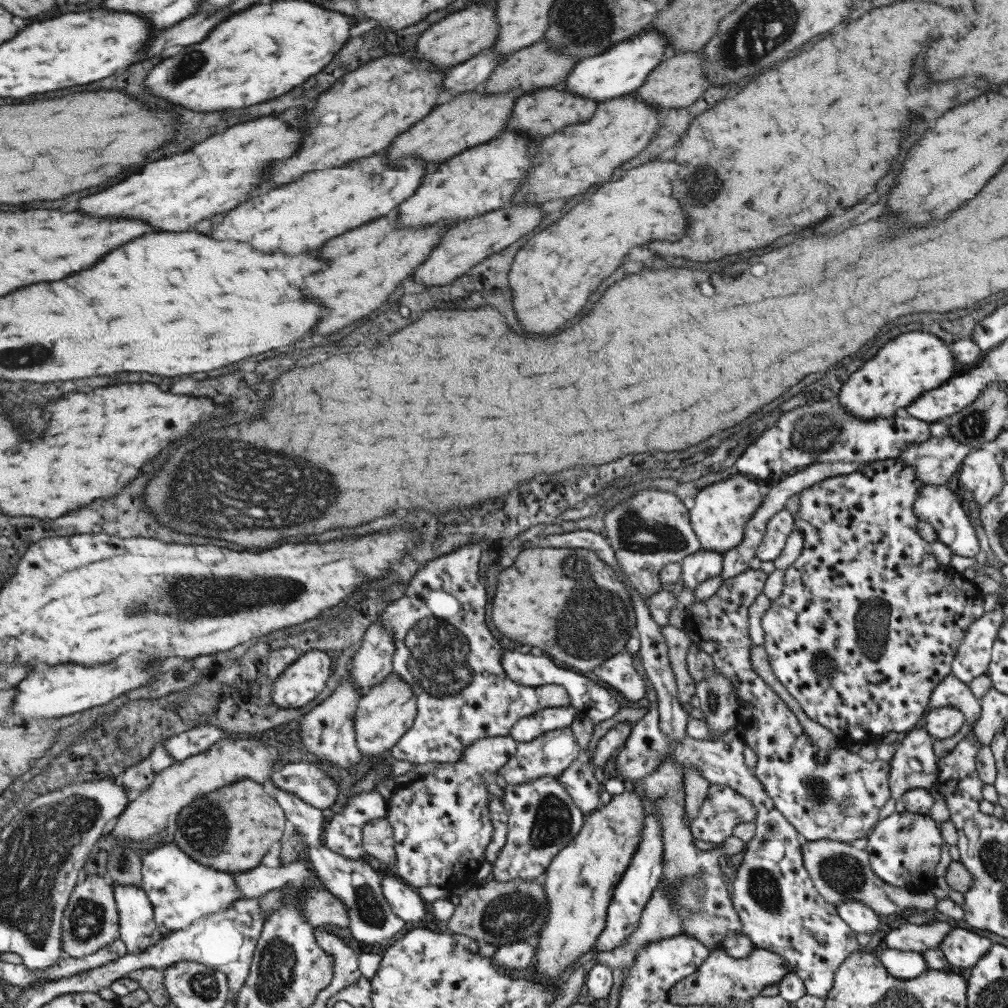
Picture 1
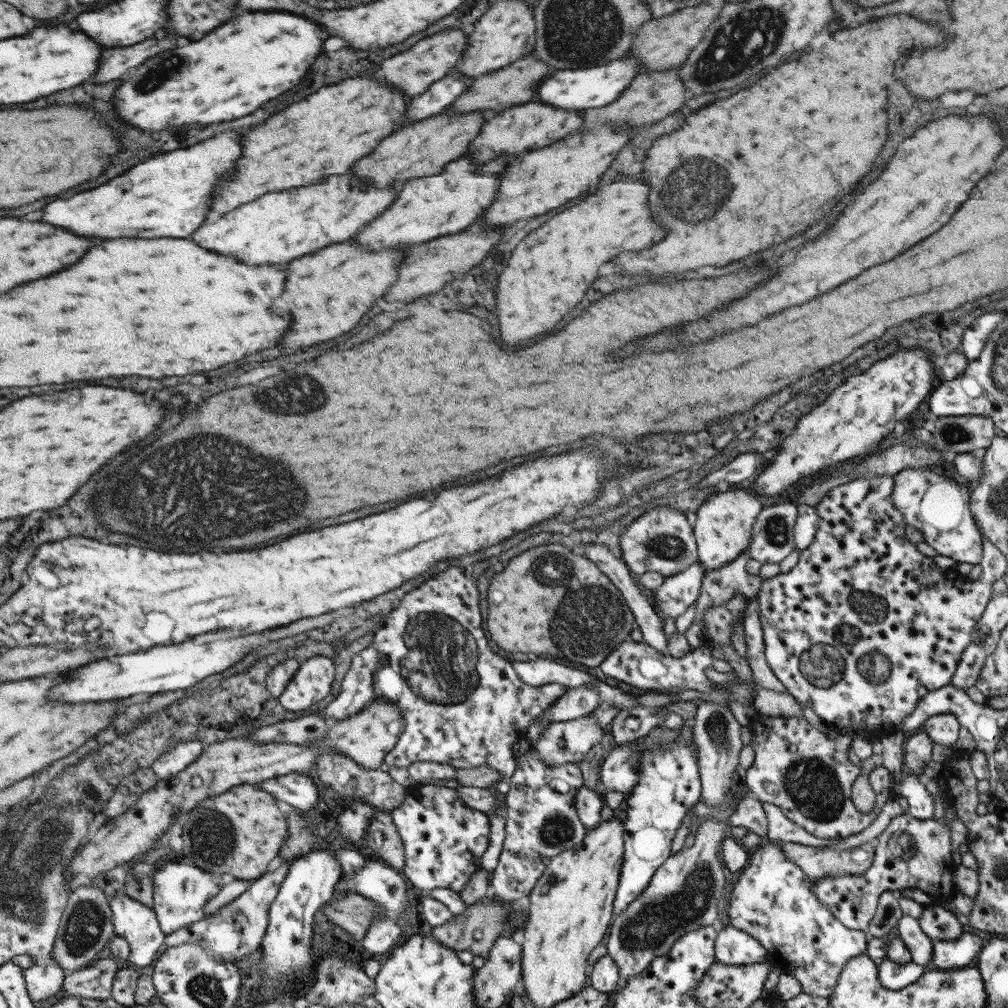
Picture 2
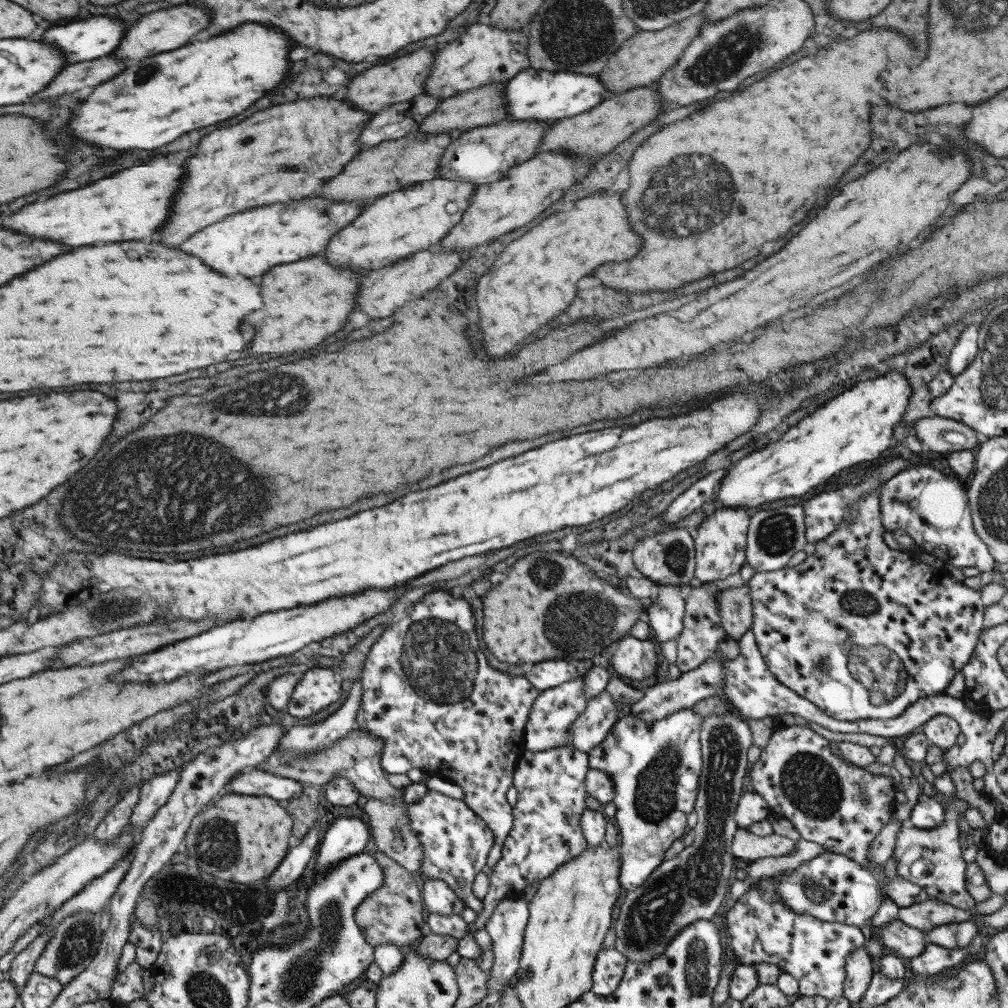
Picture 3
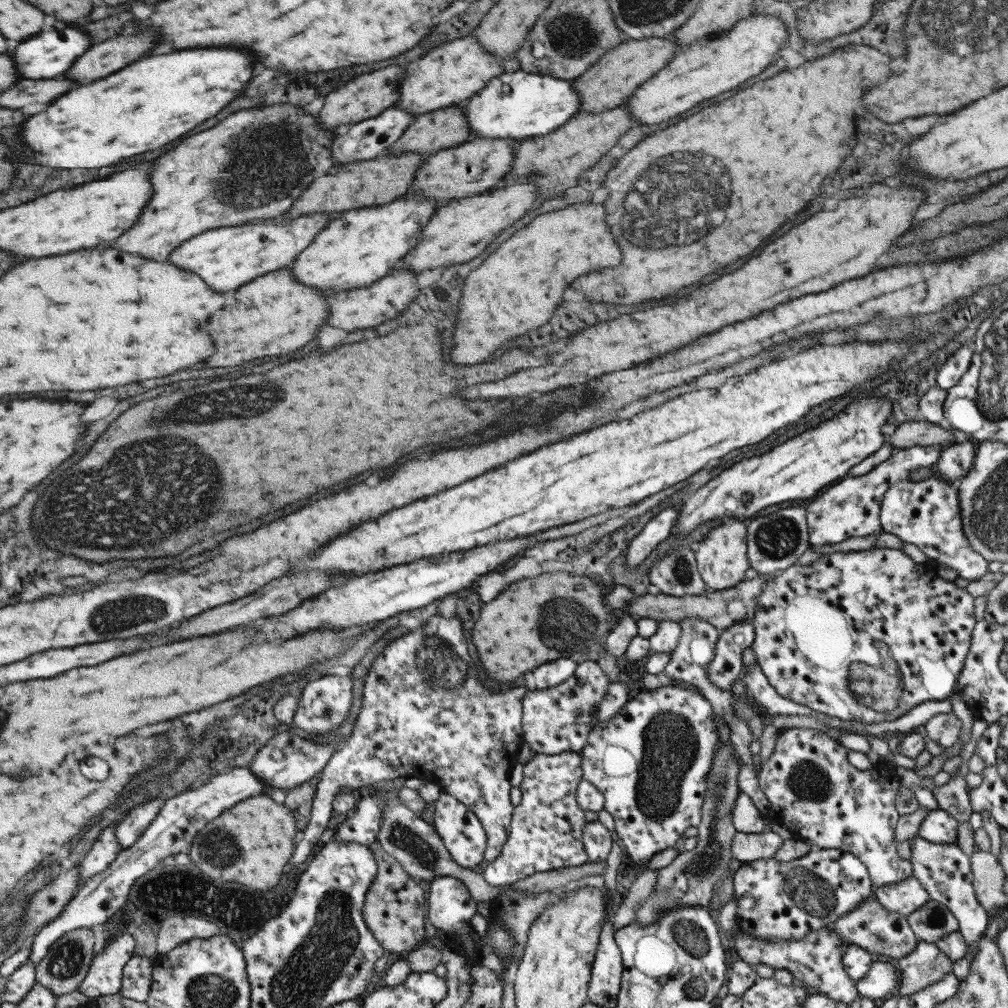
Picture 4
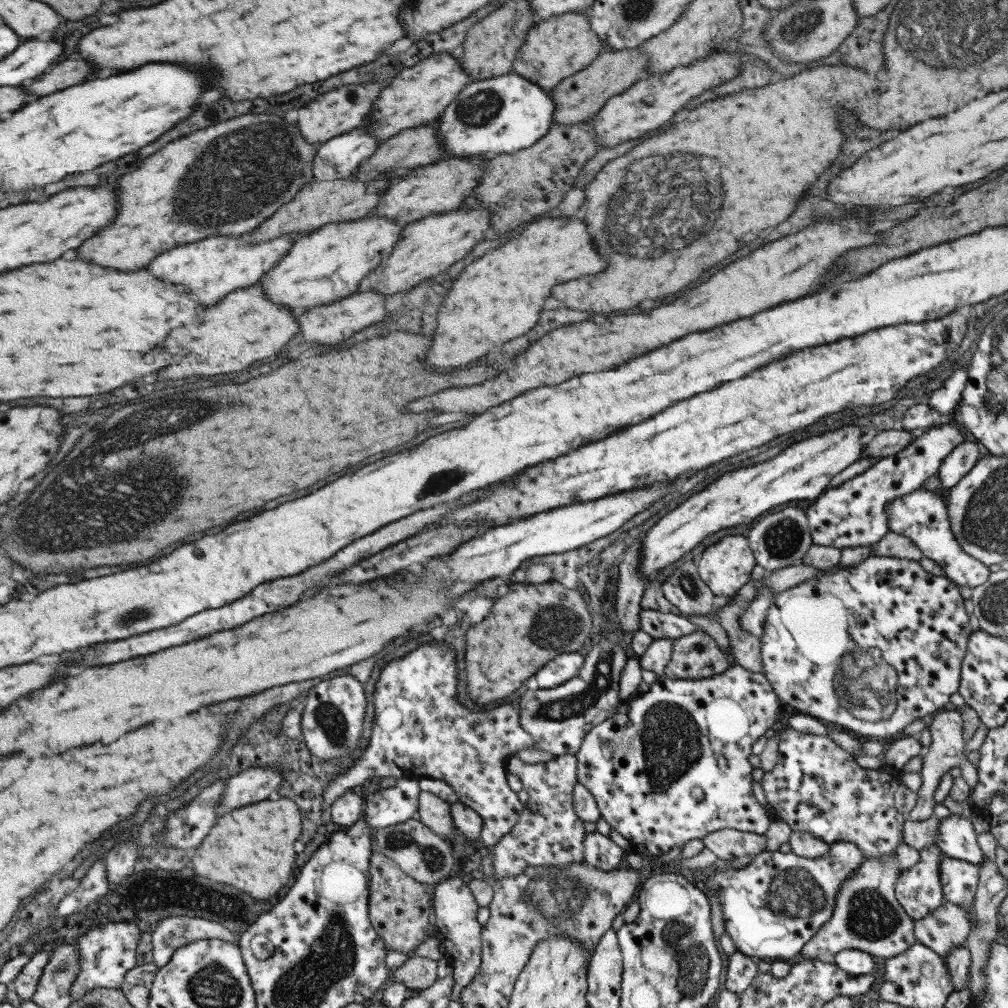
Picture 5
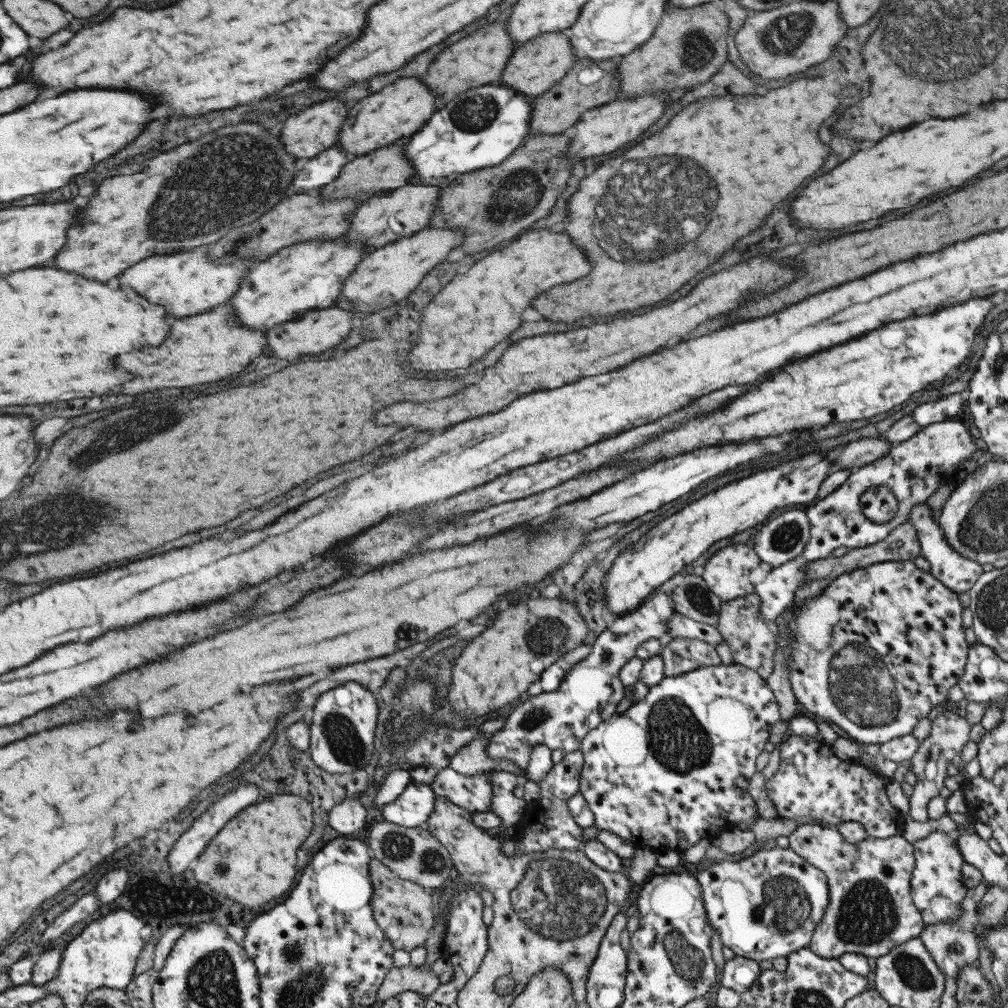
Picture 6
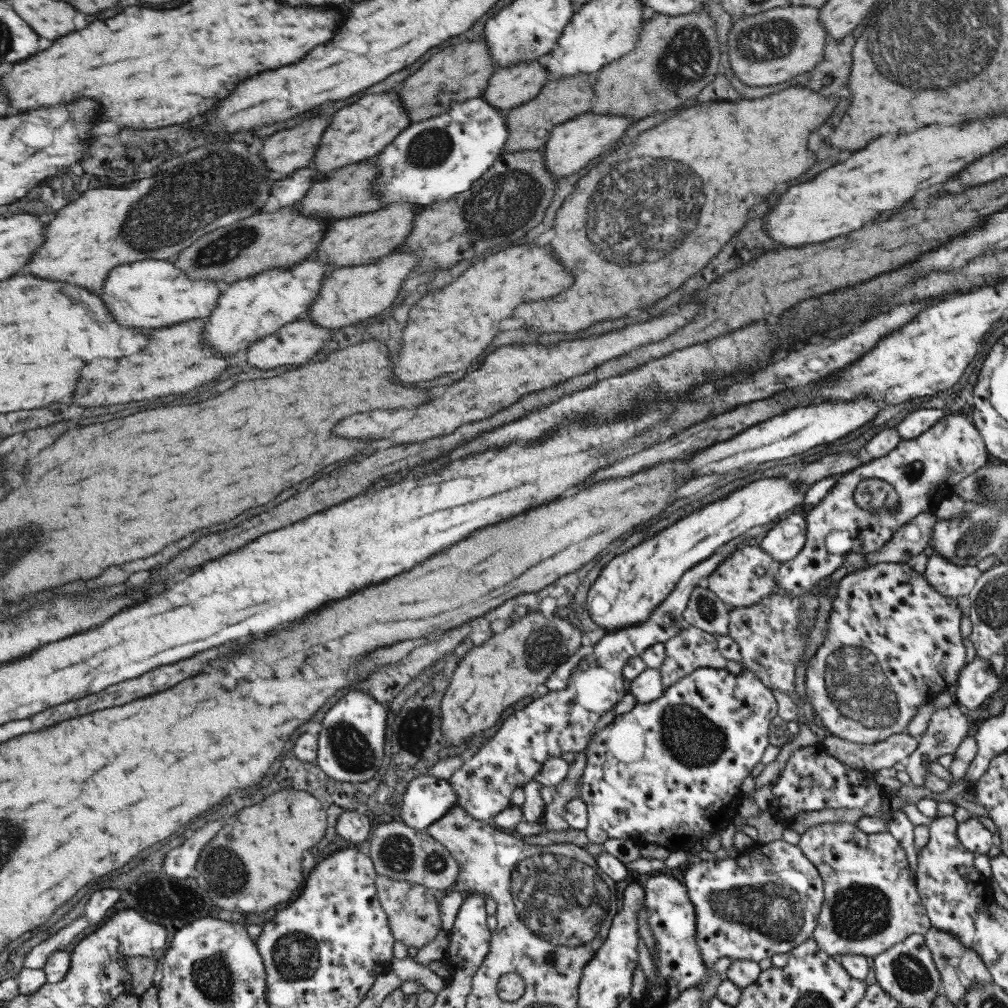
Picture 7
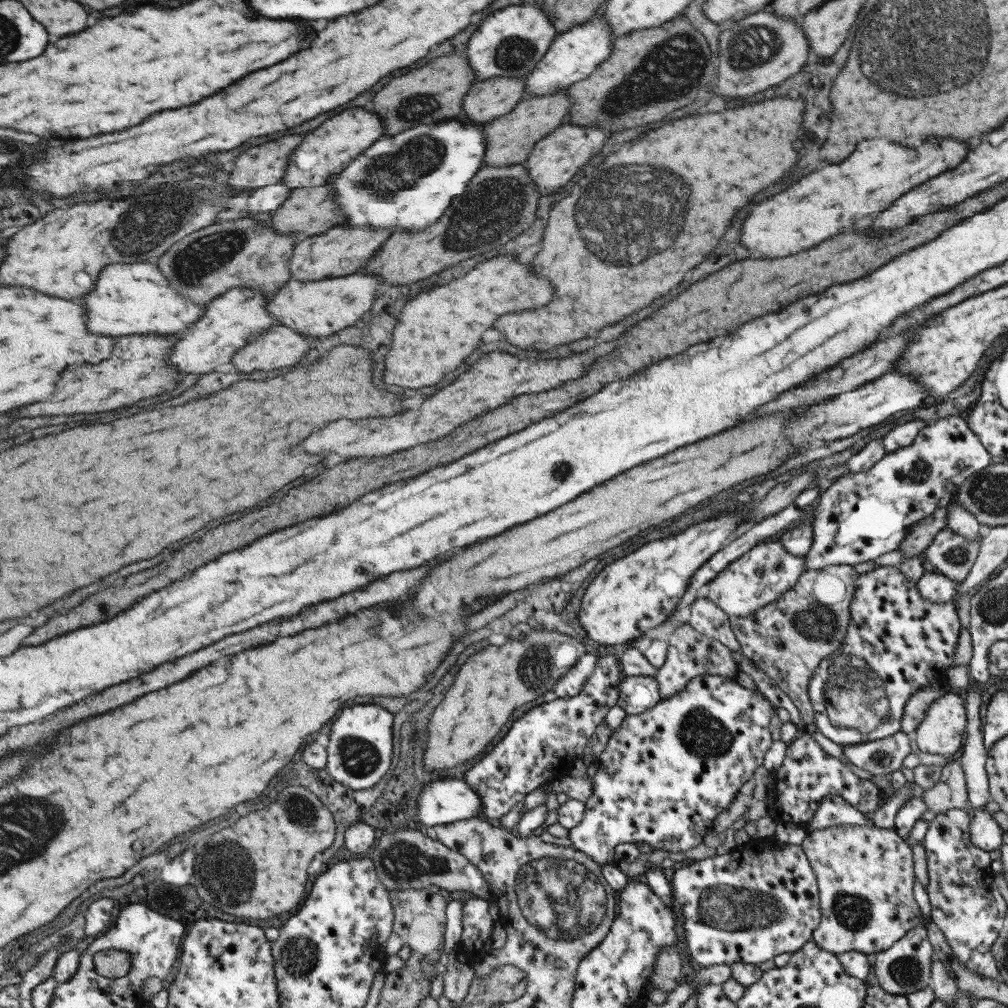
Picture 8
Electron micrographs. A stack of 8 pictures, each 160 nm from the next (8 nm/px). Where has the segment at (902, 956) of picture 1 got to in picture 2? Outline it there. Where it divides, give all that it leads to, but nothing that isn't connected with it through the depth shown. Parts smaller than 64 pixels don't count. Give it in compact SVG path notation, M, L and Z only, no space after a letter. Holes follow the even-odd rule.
M885 958L877 965L879 984L889 990L901 990L904 986L915 982L923 973L923 967L911 960L896 963Z

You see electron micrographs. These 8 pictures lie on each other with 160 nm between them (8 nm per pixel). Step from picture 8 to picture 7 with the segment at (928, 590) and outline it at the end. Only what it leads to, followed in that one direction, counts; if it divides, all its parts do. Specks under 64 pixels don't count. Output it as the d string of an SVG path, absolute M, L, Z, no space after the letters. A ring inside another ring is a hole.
M927 549L927 560L922 576L937 594L947 597L968 595L973 589L980 572L976 566L955 566Z

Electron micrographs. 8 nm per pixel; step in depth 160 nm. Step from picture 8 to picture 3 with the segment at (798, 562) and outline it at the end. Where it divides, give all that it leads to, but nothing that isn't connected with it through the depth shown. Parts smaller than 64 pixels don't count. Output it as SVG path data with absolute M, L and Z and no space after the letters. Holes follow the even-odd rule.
M717 506L700 523L694 542L694 578L702 583L723 580L745 564L744 549L750 516L743 507Z

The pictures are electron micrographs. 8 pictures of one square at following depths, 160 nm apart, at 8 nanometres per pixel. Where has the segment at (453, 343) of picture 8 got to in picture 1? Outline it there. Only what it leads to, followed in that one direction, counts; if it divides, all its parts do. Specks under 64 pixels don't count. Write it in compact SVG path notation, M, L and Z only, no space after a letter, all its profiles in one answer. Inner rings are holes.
M651 160L641 166L627 170L619 180L601 184L597 192L593 192L587 200L575 204L559 224L551 224L547 230L535 234L519 254L515 254L513 266L509 270L509 288L513 294L513 310L519 316L519 324L525 332L553 332L571 320L585 304L587 296L595 290L595 286L607 278L619 262L625 258L627 250L647 242L647 240L677 240L685 232L687 216L671 198L671 180L677 176L681 166L677 162L661 162Z

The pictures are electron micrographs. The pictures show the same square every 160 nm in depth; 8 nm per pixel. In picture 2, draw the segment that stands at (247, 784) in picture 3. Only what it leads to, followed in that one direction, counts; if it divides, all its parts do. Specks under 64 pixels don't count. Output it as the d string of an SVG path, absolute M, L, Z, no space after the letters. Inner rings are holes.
M293 772L255 784L278 798L288 809L313 811L317 804L317 789L307 774Z

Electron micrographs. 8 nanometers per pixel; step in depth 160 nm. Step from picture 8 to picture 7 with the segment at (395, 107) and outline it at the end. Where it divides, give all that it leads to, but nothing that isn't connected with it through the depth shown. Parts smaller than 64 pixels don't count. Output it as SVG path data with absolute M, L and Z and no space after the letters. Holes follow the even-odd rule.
M482 37L463 41L433 54L414 74L399 84L396 93L400 98L401 108L408 116L408 121L410 124L416 123L447 113L452 103L481 96L495 69L487 51L487 43Z

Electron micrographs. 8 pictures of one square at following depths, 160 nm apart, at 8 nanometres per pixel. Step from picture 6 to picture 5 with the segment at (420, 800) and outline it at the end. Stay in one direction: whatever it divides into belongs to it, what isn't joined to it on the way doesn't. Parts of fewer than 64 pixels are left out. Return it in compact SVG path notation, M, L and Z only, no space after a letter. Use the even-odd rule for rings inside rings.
M398 778L394 786L379 789L363 800L362 814L364 822L366 822L369 829L377 830L385 826L405 822L409 819L418 820L417 801L419 791L418 781Z

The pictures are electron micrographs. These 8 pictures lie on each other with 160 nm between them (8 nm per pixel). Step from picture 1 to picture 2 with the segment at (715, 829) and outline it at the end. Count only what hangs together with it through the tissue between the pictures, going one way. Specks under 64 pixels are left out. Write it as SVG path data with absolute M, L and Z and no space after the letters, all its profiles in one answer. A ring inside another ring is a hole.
M747 794L735 804L733 814L728 820L729 826L741 826L749 832L755 832L761 838L766 836L766 817L761 803L752 794Z

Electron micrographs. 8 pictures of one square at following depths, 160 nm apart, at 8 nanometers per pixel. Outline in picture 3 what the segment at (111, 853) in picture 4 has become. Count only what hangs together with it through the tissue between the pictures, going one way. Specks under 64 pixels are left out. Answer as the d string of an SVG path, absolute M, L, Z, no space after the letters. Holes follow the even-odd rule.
M131 787L118 803L111 807L103 820L98 824L95 833L98 841L108 845L122 833L123 827L131 822L135 807L140 803L142 787Z

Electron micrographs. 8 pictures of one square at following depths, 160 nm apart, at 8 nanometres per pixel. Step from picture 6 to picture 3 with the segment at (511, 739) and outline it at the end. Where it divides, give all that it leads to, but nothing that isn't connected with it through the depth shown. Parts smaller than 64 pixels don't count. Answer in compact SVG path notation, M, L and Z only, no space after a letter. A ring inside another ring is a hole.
M582 677L568 680L562 685L540 691L531 703L530 714L523 729L524 747L533 752L565 746L568 742L568 728L584 709L587 698L582 691Z

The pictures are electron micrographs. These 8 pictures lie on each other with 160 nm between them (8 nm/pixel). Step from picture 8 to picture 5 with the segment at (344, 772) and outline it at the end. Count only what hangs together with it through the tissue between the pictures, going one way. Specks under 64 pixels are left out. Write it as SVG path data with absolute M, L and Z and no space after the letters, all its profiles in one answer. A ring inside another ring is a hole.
M345 675L339 678L323 678L308 690L306 697L307 701L300 713L300 733L308 751L321 760L351 754L359 744L365 714L366 702L362 683Z

